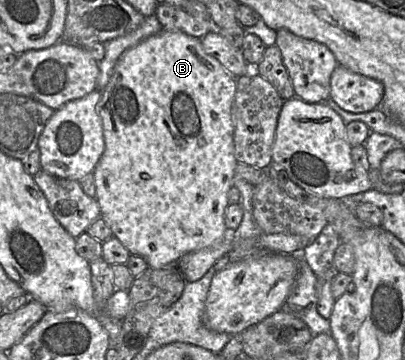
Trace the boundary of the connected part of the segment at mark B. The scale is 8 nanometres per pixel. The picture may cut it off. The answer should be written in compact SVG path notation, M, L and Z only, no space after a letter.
M162 30L125 50L117 60L107 85L101 91L97 111L102 121L105 149L93 171L96 187L95 198L100 207L100 217L111 228L113 236L119 239L130 255L143 257L151 268L159 269L176 264L182 255L214 243L227 229L224 213L229 204L228 191L232 187L238 163L235 157L232 122L232 105L237 88L236 79L237 77L229 74L216 58L204 51L201 39L180 31Z

